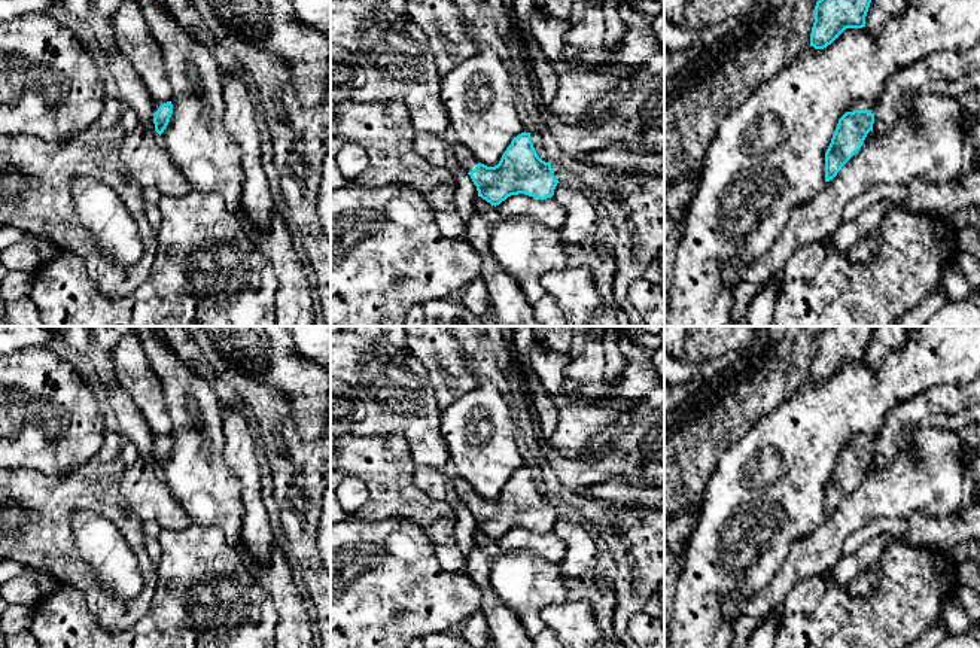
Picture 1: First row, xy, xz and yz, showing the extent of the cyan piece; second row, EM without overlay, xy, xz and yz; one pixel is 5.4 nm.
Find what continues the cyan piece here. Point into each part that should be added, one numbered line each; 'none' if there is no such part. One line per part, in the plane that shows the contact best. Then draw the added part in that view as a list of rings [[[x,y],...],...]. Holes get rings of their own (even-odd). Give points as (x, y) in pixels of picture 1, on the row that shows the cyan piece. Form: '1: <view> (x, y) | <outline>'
1: yz (861, 105) | [[[859,100],[855,101],[849,106],[847,112],[853,112],[853,110],[870,110],[871,109],[871,103],[865,101],[865,100]]]

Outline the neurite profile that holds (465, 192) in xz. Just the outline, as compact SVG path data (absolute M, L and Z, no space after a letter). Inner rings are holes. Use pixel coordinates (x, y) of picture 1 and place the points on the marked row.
M463 168L454 174L454 185L454 203L462 220L466 223L475 212L474 203L478 197L478 191L471 176Z

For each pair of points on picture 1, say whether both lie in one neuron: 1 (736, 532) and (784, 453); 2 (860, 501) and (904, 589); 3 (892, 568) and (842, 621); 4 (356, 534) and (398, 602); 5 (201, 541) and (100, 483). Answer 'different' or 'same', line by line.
1: same
2: different
3: same
4: same
5: different

